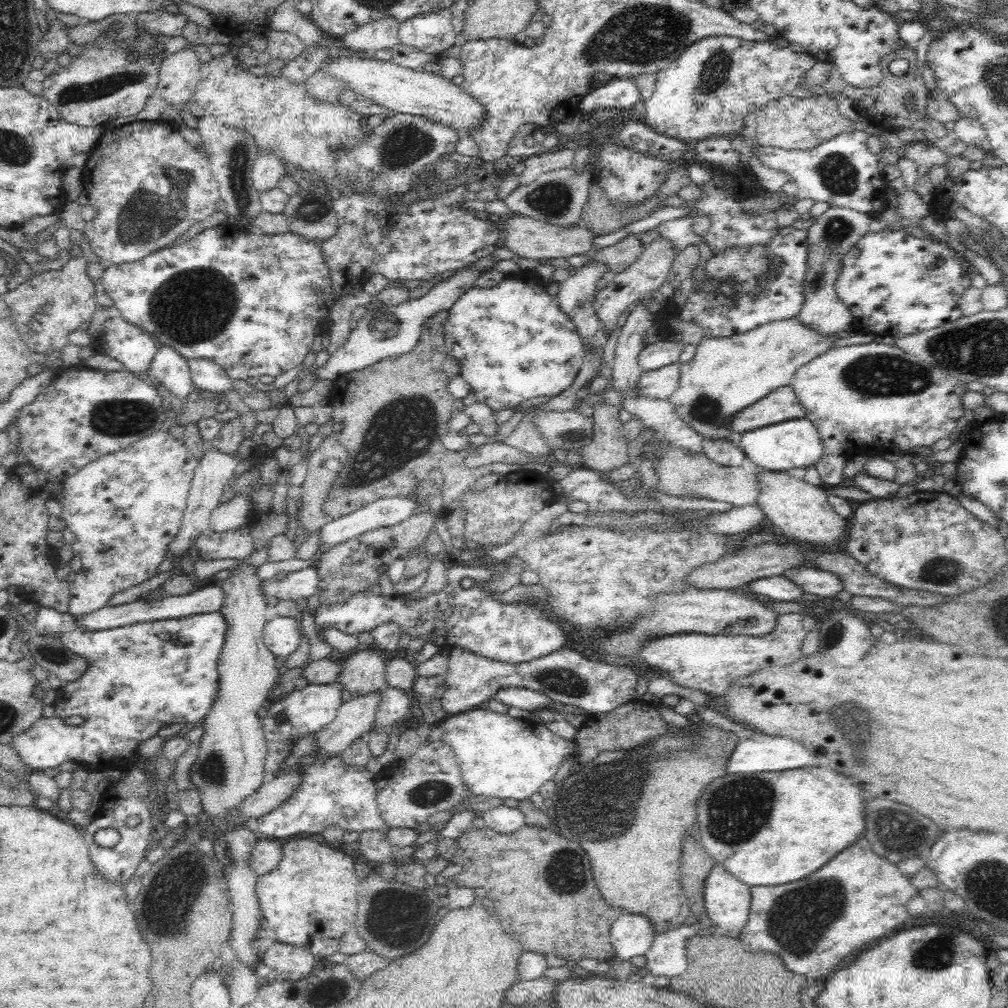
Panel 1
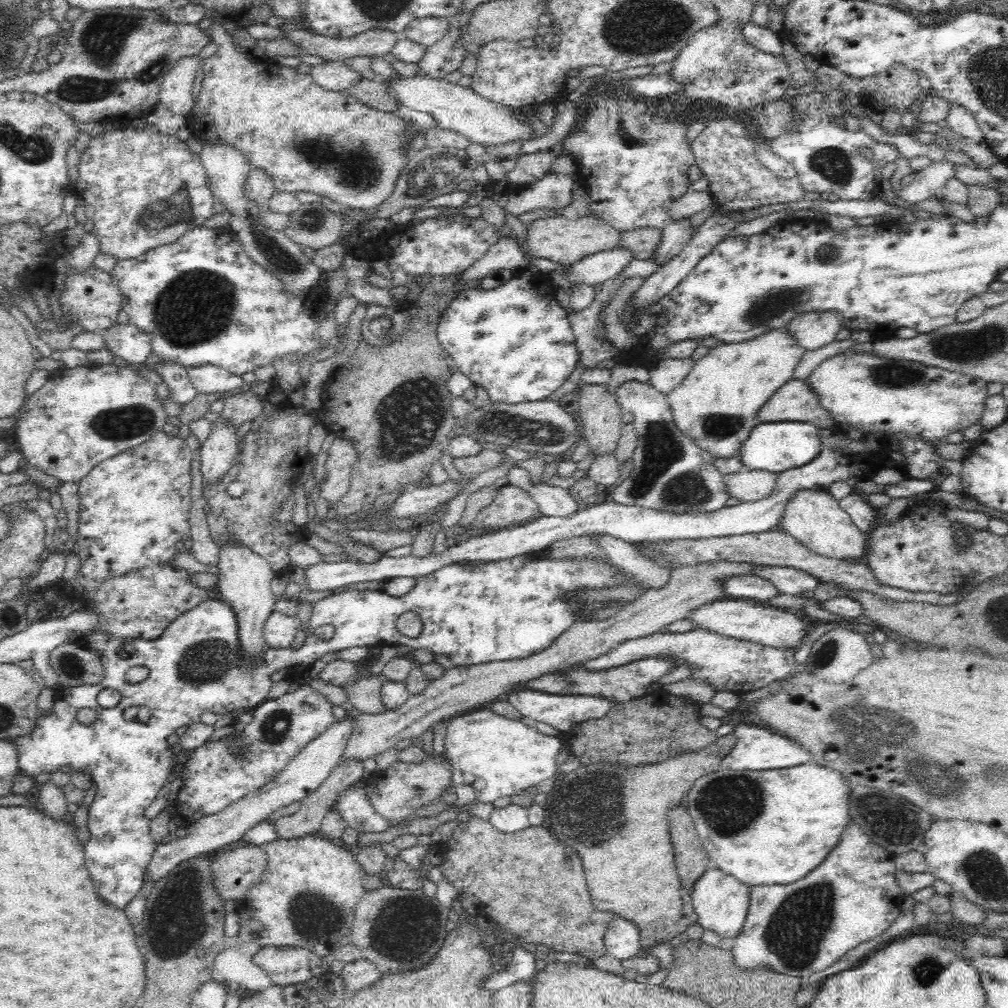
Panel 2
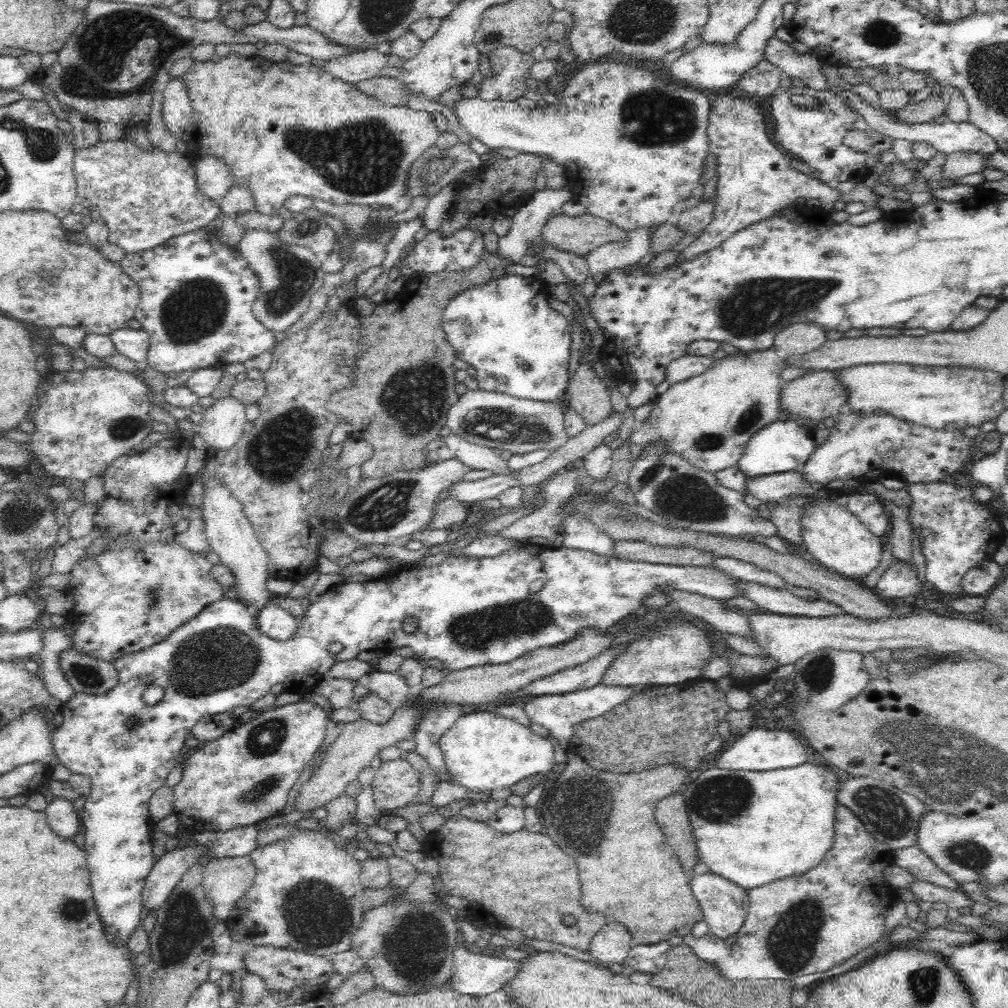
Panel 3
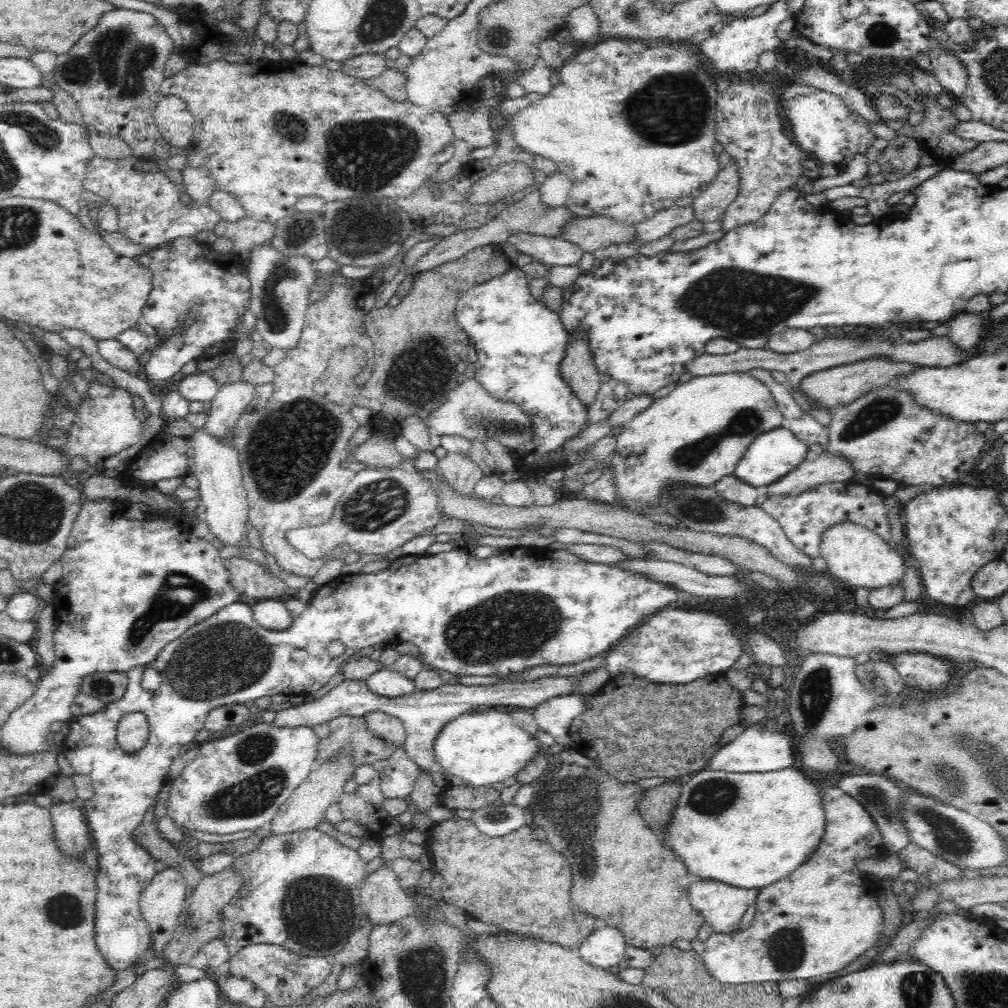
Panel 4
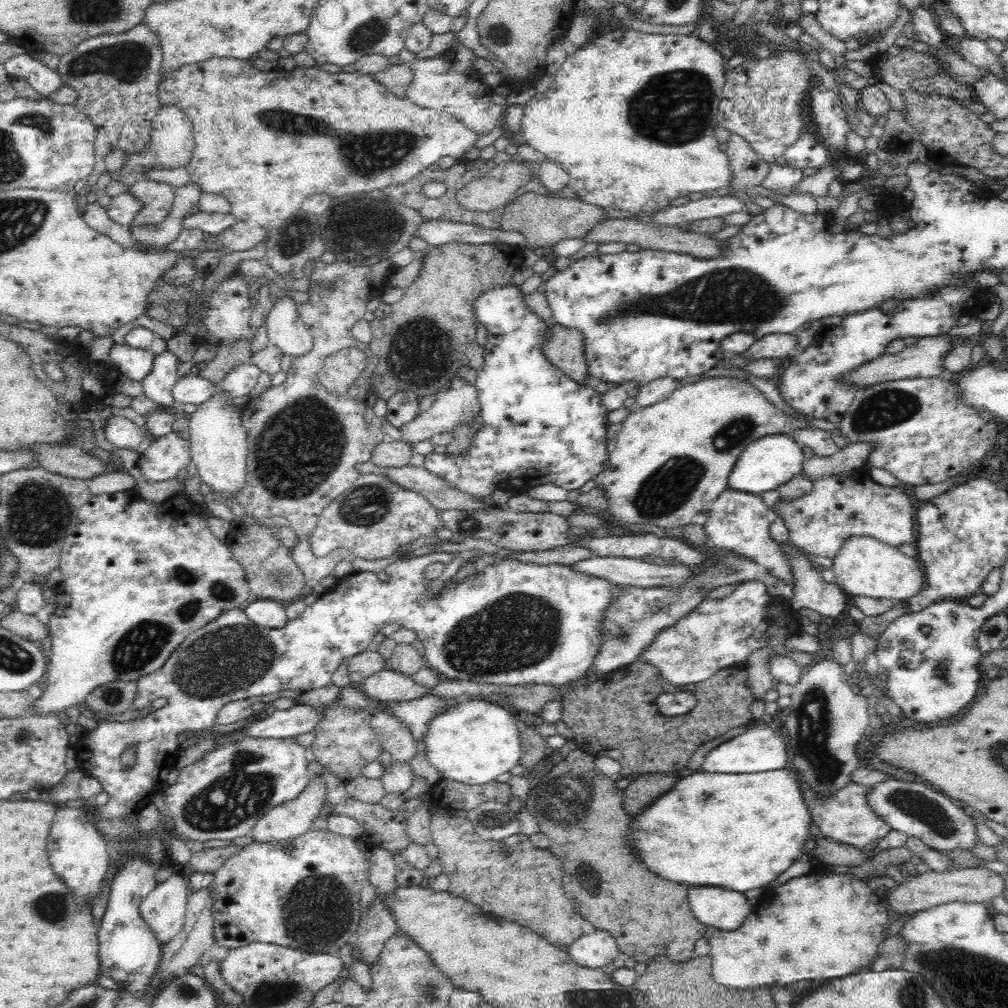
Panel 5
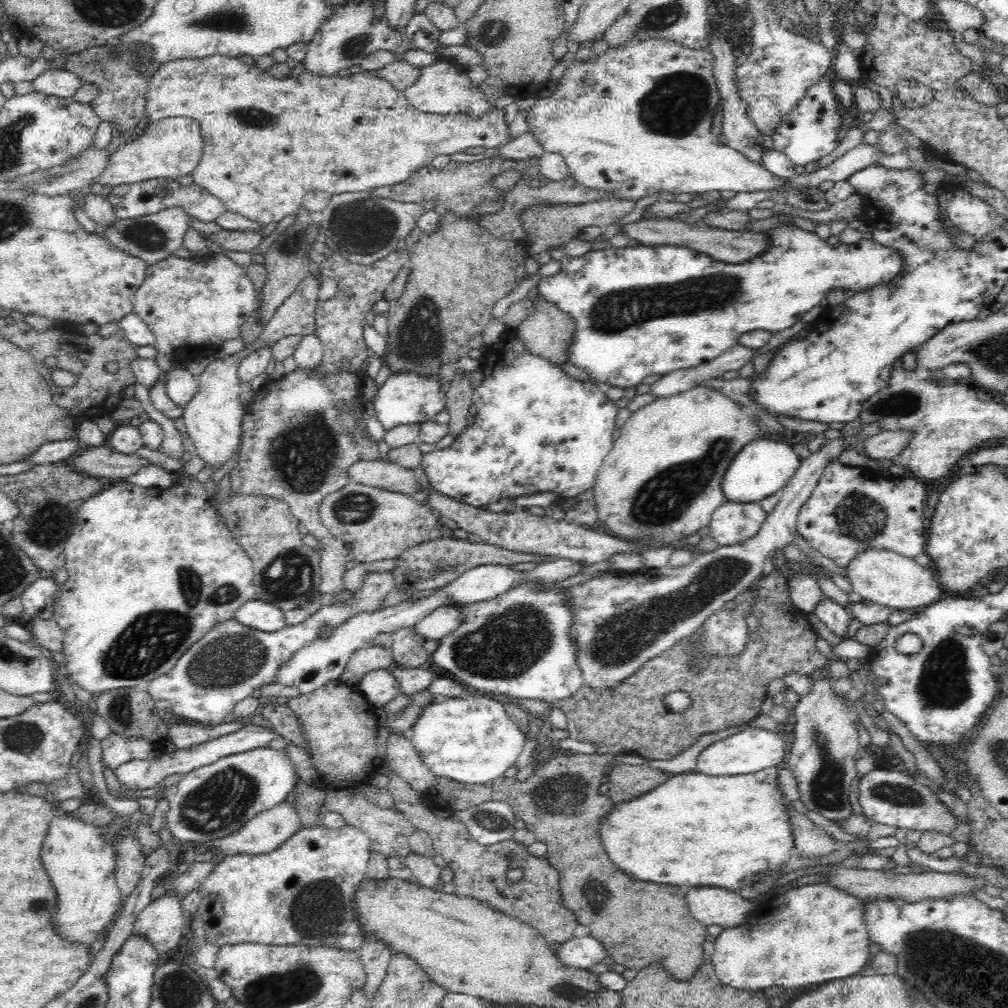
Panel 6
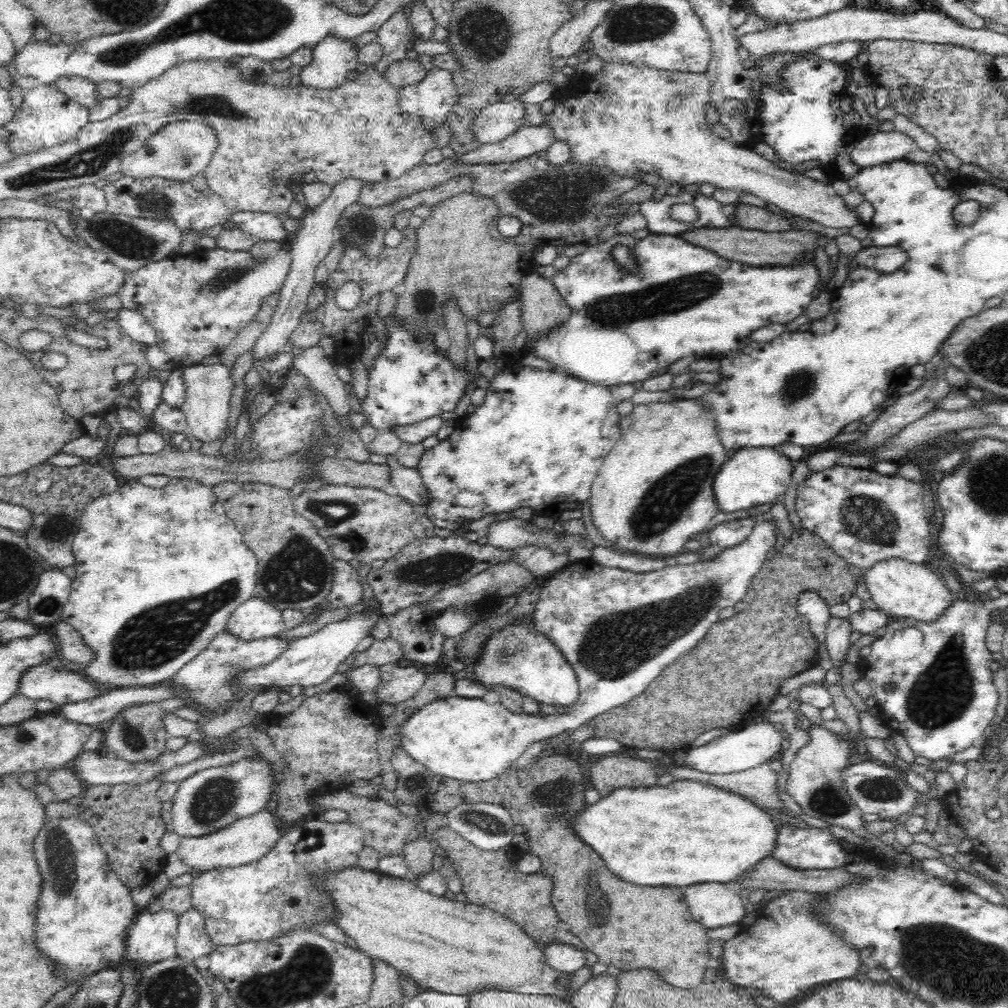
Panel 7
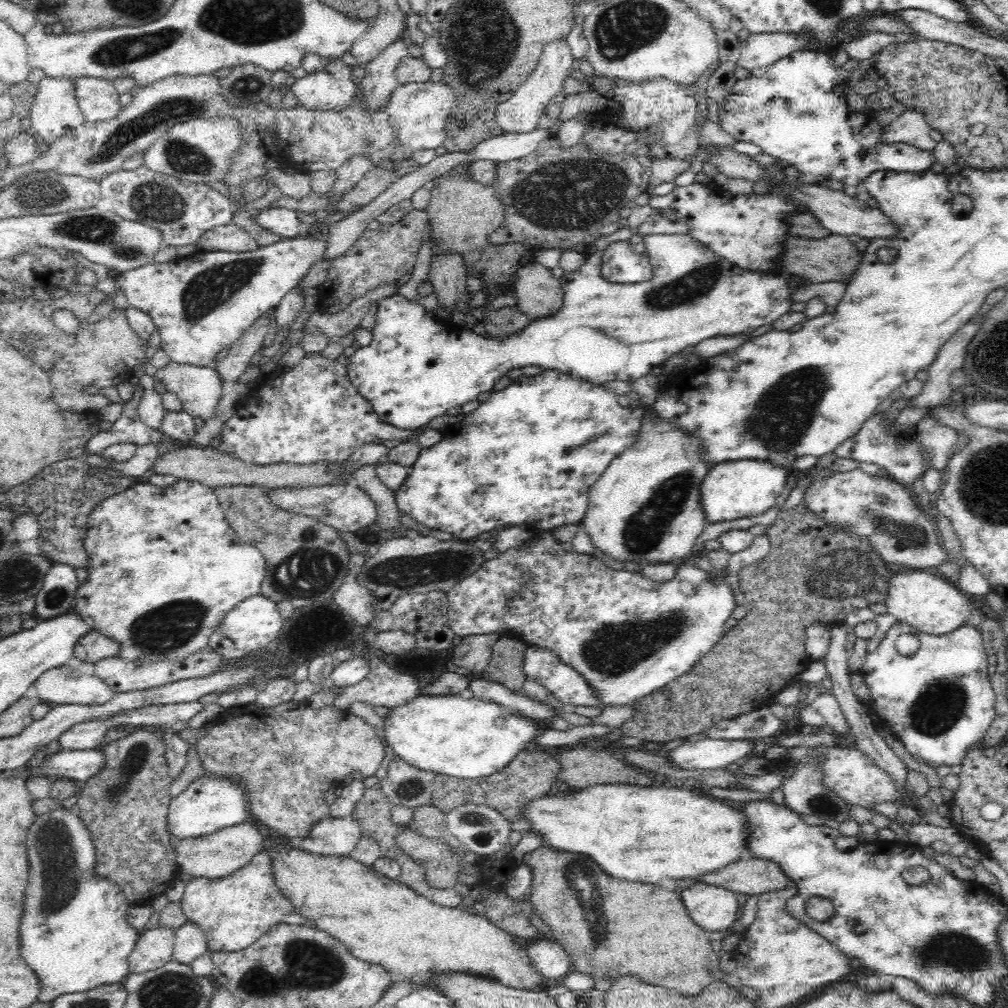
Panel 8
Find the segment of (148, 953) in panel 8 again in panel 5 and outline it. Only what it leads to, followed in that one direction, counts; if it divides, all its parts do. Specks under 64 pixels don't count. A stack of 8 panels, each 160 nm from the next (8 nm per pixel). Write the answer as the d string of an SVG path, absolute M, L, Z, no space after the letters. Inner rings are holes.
M174 874L158 883L140 902L140 917L154 931L161 944L182 930L189 893L187 874Z

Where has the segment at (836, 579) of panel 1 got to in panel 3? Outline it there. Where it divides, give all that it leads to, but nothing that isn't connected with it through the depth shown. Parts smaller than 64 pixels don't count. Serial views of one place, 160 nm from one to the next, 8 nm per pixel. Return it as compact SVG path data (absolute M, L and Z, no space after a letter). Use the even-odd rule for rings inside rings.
M720 557L711 564L711 567L719 568L727 572L728 576L732 576L732 578L737 578L738 580L744 580L745 582L756 583L780 590L790 588L785 579L778 573L770 572L767 568L754 566L754 564L744 560Z

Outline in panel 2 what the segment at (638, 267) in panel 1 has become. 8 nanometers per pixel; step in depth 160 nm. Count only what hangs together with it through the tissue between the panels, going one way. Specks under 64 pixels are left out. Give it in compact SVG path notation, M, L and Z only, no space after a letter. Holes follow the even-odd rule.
M678 219L663 226L660 232L660 242L656 244L650 259L656 263L656 270L678 256L692 238L690 219Z

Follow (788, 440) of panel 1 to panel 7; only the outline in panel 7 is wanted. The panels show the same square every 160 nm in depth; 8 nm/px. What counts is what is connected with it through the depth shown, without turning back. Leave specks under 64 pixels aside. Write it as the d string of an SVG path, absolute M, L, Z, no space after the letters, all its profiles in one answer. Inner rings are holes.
M747 447L733 452L726 464L719 468L713 482L719 511L736 512L774 502L788 490L793 470L794 461L772 447Z

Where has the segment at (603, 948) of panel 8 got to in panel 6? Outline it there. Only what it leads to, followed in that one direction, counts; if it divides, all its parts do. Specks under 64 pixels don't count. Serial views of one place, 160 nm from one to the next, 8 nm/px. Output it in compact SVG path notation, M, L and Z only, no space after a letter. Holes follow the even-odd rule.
M569 752L566 755L549 759L537 767L537 771L524 782L517 782L514 778L506 778L504 775L486 784L457 783L444 777L436 777L433 784L434 796L428 792L421 796L428 796L430 802L434 802L436 806L452 811L466 810L490 800L508 803L515 817L524 820L525 828L534 832L536 840L547 844L546 858L560 876L559 884L564 906L576 915L580 924L591 927L591 935L603 944L607 954L612 956L616 963L626 964L627 968L640 971L650 962L660 962L674 979L688 980L703 962L702 944L704 944L708 931L706 931L706 926L691 916L686 900L684 900L686 890L674 888L674 886L662 888L662 884L642 886L640 880L620 872L620 868L616 868L612 860L608 860L608 854L604 852L599 828L601 820L608 816L614 803L608 795L600 793L599 790L600 785L606 780L607 765L612 760L614 760L613 754L573 754Z

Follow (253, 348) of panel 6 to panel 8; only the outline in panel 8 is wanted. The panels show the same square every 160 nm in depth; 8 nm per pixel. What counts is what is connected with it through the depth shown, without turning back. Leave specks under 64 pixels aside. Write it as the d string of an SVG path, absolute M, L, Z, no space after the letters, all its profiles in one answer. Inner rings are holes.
M170 361L158 370L155 379L166 385L166 391L178 394L183 411L190 417L208 422L216 416L216 406L224 396L224 381L215 368Z

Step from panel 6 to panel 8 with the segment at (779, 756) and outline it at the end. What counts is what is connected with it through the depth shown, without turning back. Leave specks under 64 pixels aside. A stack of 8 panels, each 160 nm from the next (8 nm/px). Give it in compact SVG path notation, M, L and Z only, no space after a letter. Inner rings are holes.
M706 737L695 743L683 743L665 756L684 770L718 770L746 761L754 750L757 739L712 740Z

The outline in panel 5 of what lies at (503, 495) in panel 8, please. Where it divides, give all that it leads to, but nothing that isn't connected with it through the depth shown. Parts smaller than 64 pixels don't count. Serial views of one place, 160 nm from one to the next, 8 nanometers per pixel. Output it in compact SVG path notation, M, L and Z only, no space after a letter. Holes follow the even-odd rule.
M502 284L497 285L496 288L490 288L486 292L480 292L480 296L476 296L476 300L472 300L472 315L476 319L476 324L479 322L486 328L487 342L482 346L484 356L484 366L482 370L477 372L478 376L475 379L475 386L478 390L478 397L480 397L480 405L482 405L482 419L484 420L483 428L477 431L472 438L472 446L465 455L460 458L455 458L450 454L426 454L422 465L426 467L428 472L447 480L450 484L453 484L458 490L466 492L469 495L476 496L480 499L488 500L494 490L516 490L528 491L534 486L540 486L540 484L546 484L552 482L556 486L562 486L566 490L576 490L580 488L585 482L588 482L590 478L595 476L602 470L602 460L606 458L606 444L609 440L607 438L607 426L605 423L607 411L602 407L601 394L593 389L593 384L588 386L581 386L575 381L572 381L568 376L565 376L557 366L551 363L547 359L547 356L543 351L543 344L549 337L549 327L552 322L542 320L535 312L531 311L531 308L527 307L524 300L524 294L517 284Z

